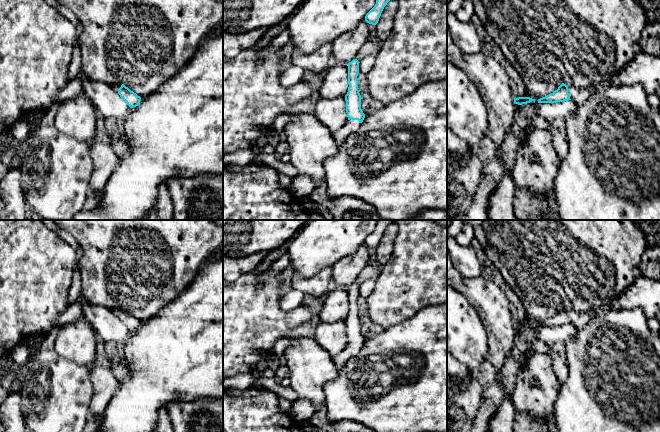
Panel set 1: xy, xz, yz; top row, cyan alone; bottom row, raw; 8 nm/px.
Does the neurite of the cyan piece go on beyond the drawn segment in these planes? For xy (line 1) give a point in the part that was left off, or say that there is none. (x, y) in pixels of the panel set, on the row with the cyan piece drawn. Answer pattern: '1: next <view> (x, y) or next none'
1: next xy (115, 86)

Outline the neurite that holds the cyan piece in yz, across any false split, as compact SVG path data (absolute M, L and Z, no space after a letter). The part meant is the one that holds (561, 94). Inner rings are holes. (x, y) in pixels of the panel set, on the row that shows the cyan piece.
M562 83L553 93L538 99L538 103L556 103L572 100L576 105L583 104L597 89L596 86L577 88Z

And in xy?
M112 84L111 87L115 89L120 97L127 103L130 108L134 108L139 105L141 101L141 97L138 96L136 93L131 91L128 87L124 84Z

